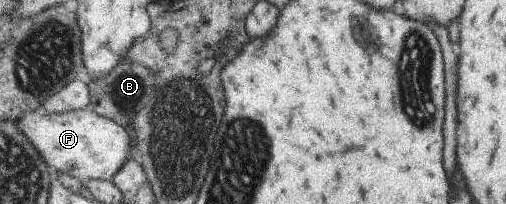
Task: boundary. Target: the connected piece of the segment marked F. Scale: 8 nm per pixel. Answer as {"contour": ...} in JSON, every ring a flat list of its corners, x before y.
{"contour":[[89,108,71,110,62,114,49,114,43,109,29,110,22,113,22,116,16,121,16,125,29,138,29,141,32,141,37,153,41,154,54,172,70,175,83,183,96,179,112,181,113,176,130,158,131,143,134,144,134,140,125,133,125,127,121,127,111,118,103,117]]}

